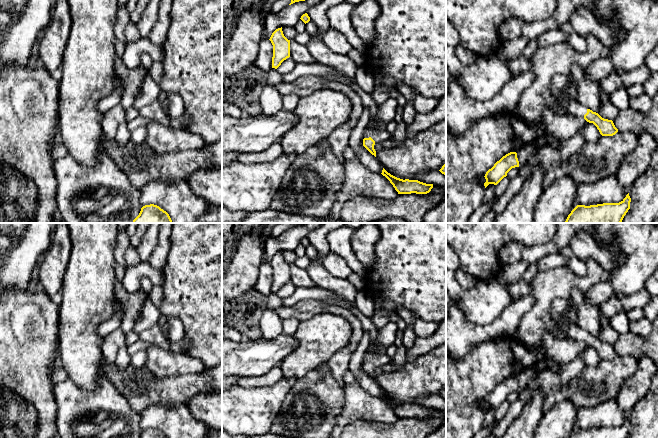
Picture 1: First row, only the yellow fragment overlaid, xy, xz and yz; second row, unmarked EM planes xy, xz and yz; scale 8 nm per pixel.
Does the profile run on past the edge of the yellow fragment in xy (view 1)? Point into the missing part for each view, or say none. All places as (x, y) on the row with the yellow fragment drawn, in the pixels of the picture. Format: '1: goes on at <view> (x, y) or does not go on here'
1: does not go on here

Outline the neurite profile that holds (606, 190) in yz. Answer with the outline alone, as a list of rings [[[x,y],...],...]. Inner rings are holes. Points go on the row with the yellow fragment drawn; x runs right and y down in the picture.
[[[606,176],[594,183],[578,185],[575,201],[577,205],[597,205],[619,203],[628,194],[628,190],[619,184],[615,176]]]

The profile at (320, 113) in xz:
[[[319,90],[300,98],[293,112],[299,117],[299,122],[279,142],[285,154],[297,156],[328,138],[336,128],[345,124],[352,112],[352,104],[350,98],[342,92]]]

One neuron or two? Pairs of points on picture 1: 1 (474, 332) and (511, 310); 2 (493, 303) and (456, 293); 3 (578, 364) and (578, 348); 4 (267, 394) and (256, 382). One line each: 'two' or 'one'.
1: one
2: one
3: two
4: two

